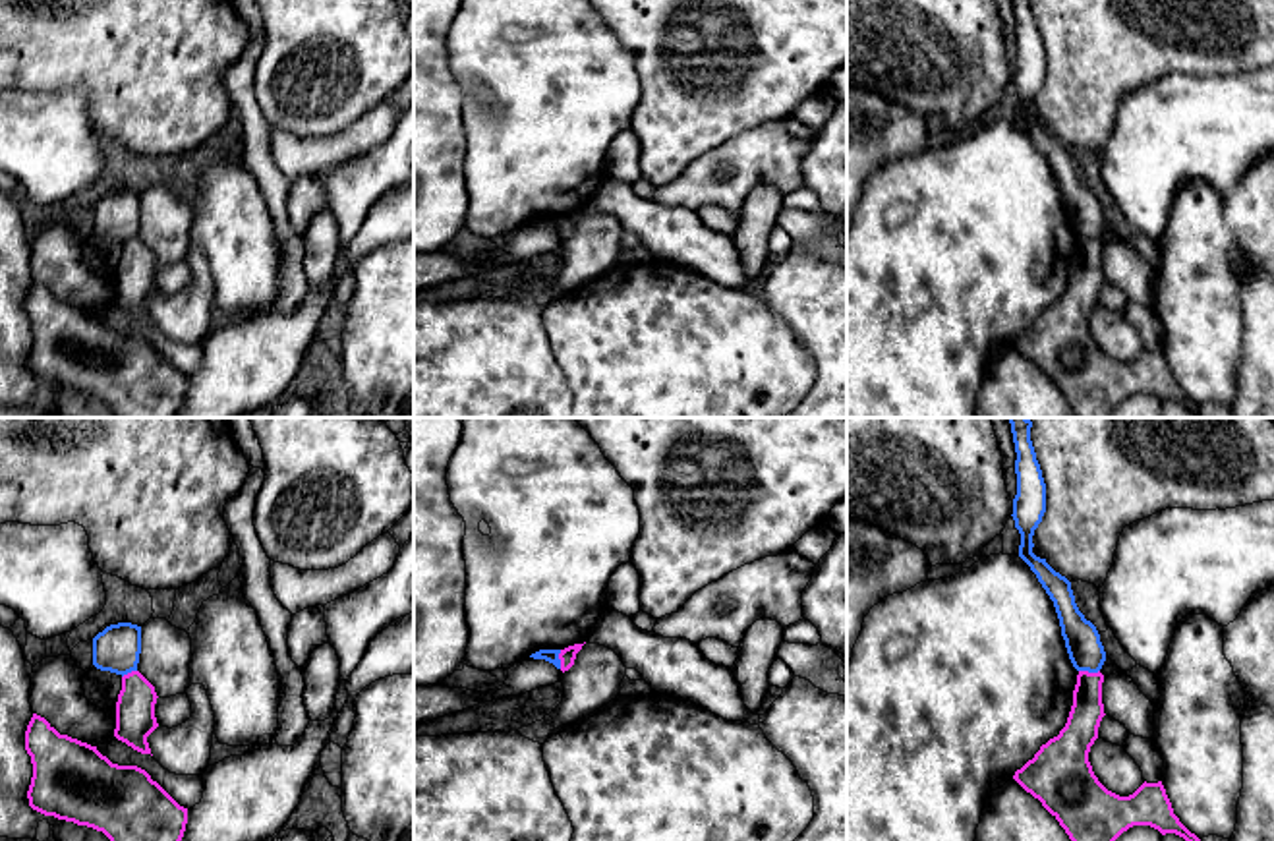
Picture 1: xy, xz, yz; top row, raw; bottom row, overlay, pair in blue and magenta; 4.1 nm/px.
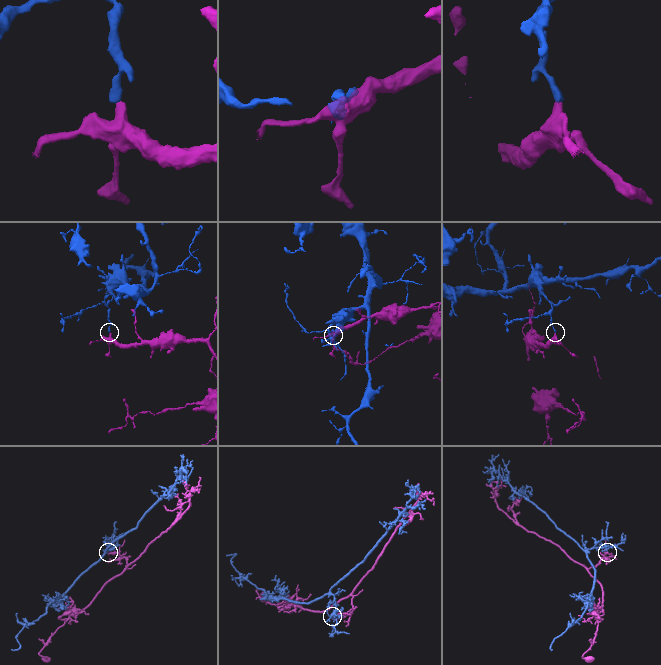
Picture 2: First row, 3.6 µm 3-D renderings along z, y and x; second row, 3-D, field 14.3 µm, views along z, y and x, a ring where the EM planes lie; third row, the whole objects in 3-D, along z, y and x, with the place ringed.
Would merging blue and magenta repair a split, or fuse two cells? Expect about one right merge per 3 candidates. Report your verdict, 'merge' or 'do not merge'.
do not merge

